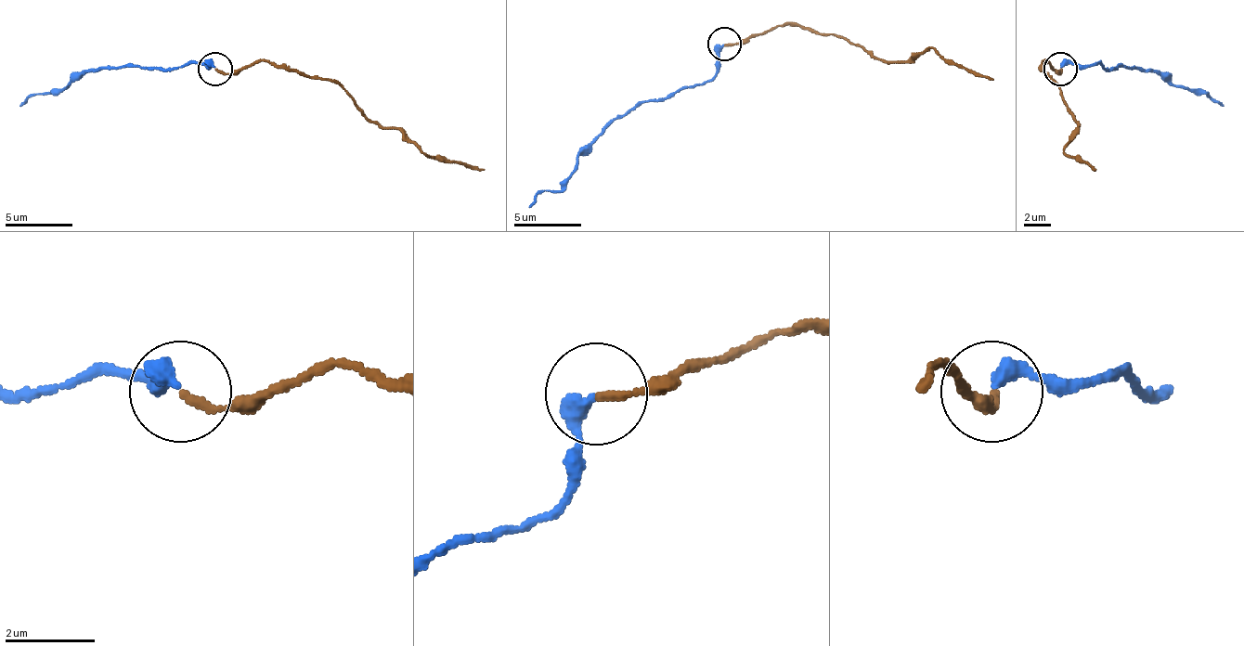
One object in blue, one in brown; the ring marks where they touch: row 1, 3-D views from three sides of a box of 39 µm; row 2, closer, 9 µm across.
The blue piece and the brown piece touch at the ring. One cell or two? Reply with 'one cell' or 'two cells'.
one cell

